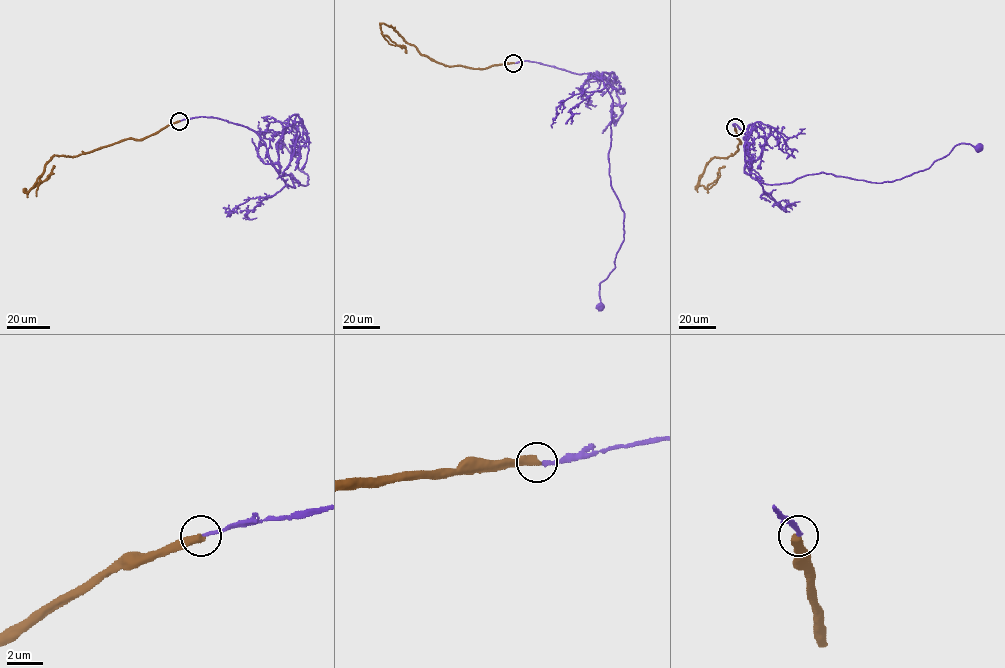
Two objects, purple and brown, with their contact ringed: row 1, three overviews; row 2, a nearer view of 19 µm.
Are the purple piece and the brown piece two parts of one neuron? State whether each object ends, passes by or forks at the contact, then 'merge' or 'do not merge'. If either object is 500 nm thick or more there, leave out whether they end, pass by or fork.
purple ends; brown ends; do not merge

